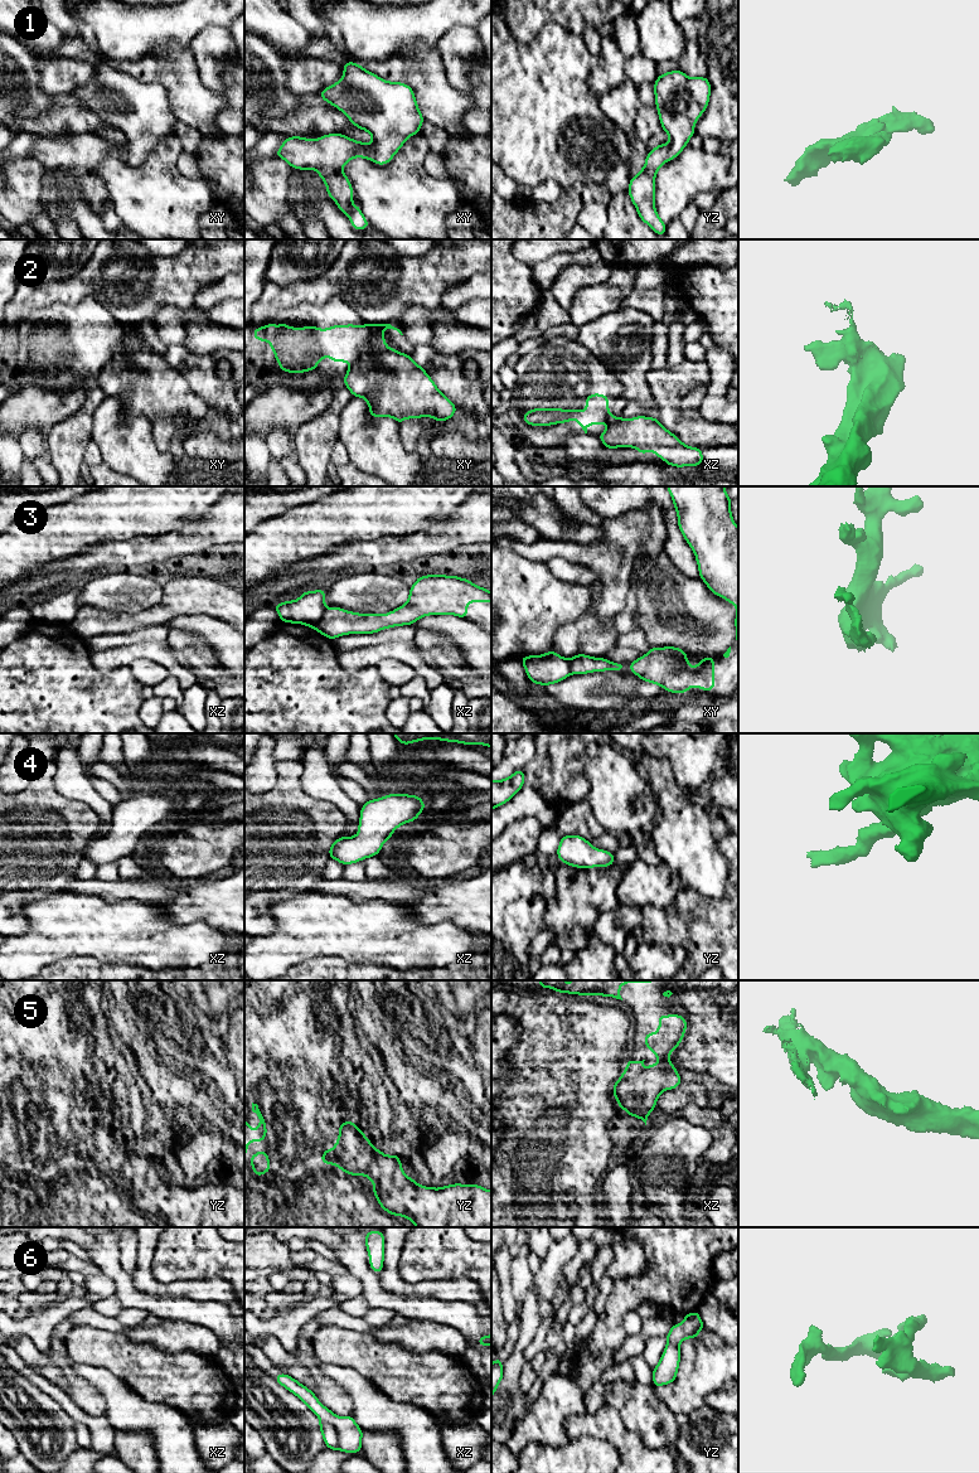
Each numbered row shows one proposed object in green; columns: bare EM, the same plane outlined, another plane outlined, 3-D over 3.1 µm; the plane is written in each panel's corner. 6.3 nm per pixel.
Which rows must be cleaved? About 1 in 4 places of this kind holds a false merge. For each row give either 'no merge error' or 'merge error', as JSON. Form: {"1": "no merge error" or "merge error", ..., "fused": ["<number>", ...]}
{"1": "merge error", "2": "merge error", "3": "merge error", "4": "no merge error", "5": "no merge error", "6": "no merge error", "fused": ["1", "2", "3"]}

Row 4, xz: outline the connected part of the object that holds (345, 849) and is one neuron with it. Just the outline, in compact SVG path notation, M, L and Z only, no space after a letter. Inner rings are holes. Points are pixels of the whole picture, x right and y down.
M388 794L368 800L360 809L355 837L340 837L329 848L329 858L343 866L375 857L392 833L404 823L415 822L426 804L415 794Z

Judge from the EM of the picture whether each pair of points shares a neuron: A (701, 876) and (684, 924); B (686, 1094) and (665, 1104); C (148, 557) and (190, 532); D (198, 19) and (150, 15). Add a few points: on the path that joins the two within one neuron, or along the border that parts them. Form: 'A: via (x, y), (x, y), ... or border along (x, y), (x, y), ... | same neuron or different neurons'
A: border along (679, 887), (696, 890), (707, 899), (725, 894) | different neurons
B: via (681, 1096), (670, 1100) | same neuron
C: via (158, 548), (180, 542) | same neuron
D: via (187, 19), (161, 19) | same neuron

